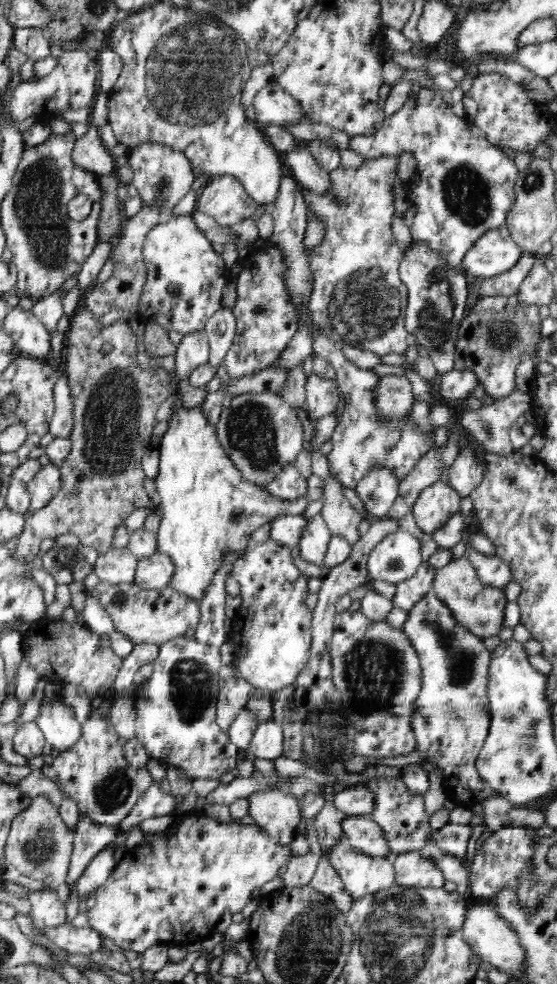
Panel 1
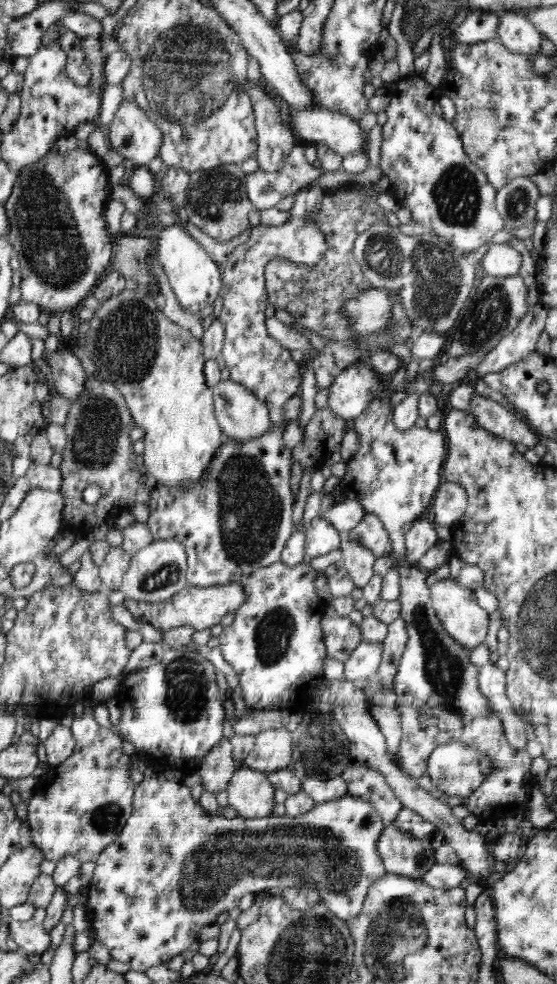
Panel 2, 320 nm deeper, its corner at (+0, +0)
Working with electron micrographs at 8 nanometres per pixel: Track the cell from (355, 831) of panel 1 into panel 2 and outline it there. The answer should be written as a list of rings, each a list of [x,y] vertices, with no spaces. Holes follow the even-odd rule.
[[[392,824],[382,830],[378,852],[388,873],[407,878],[422,879],[437,864],[432,849],[424,849],[412,835]]]

